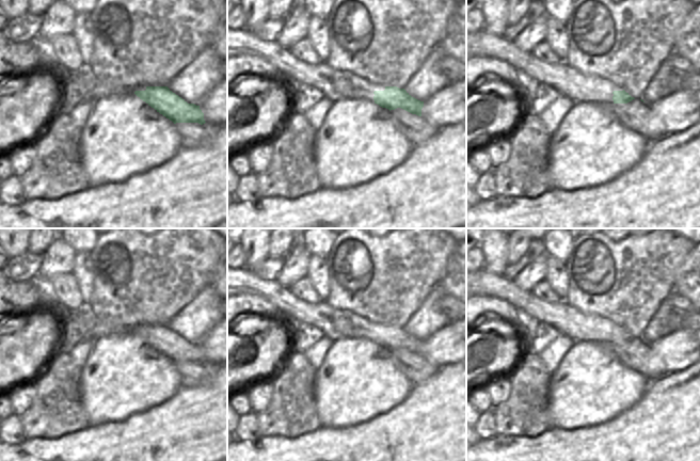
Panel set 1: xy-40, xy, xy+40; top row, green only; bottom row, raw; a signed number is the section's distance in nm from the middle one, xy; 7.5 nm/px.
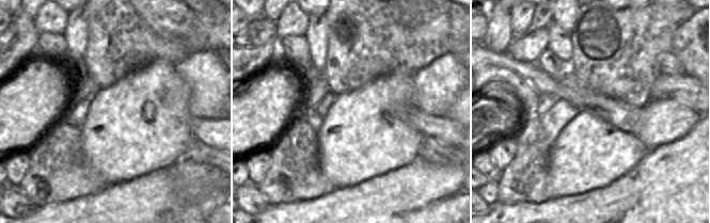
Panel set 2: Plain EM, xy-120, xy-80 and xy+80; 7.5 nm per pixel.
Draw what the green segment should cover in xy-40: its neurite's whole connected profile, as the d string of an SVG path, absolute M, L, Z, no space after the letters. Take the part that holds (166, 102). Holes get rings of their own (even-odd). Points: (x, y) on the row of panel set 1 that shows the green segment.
M100 82L91 92L91 99L133 93L157 112L176 123L205 124L204 113L200 106L188 104L185 99L173 93L168 86L134 86L132 89L120 89L111 82Z

